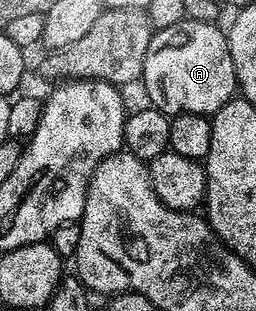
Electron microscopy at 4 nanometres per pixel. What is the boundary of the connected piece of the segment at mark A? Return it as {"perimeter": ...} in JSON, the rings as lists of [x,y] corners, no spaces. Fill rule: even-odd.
{"perimeter":[[[187,18],[178,21],[174,26],[155,29],[152,33],[152,41],[146,50],[146,62],[144,63],[144,75],[142,85],[148,91],[147,103],[163,112],[171,118],[178,114],[202,114],[211,118],[222,106],[226,106],[228,100],[237,95],[238,85],[232,50],[227,35],[219,32],[216,24],[207,24]]]}

